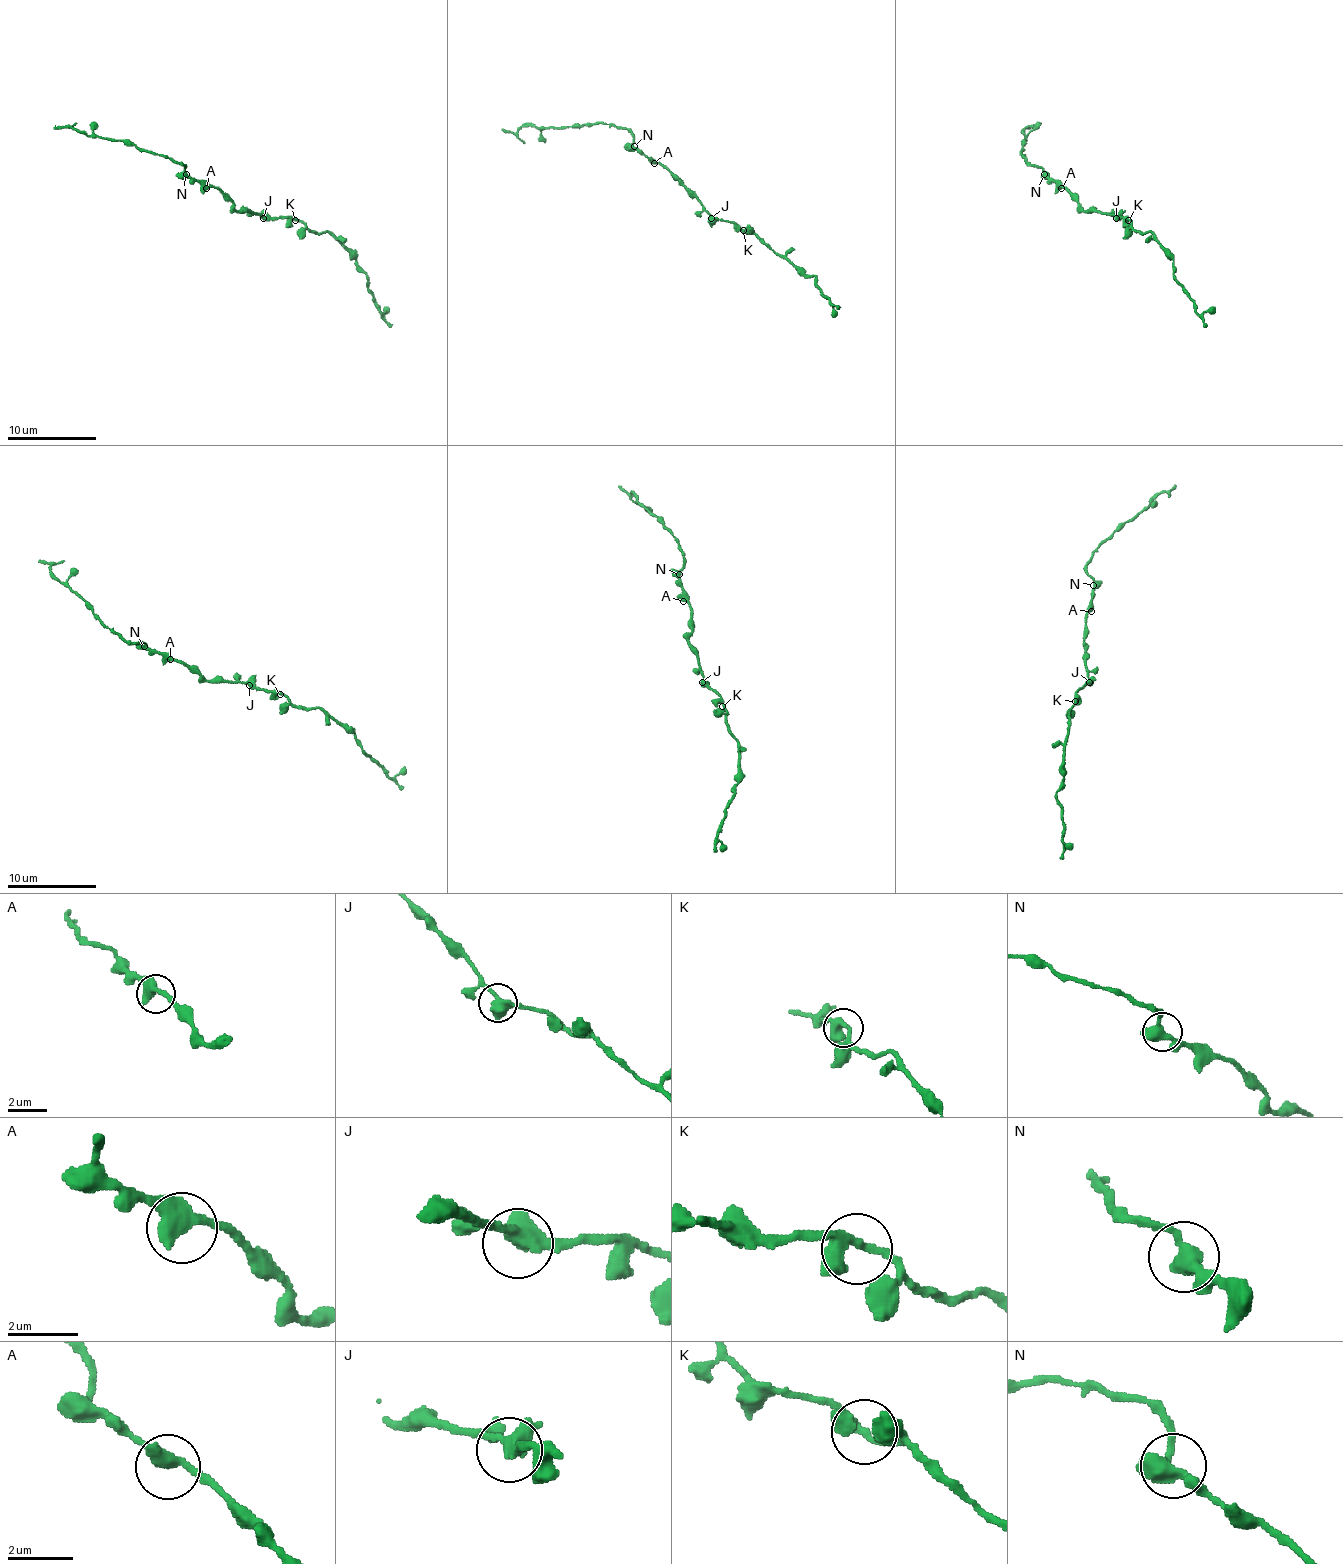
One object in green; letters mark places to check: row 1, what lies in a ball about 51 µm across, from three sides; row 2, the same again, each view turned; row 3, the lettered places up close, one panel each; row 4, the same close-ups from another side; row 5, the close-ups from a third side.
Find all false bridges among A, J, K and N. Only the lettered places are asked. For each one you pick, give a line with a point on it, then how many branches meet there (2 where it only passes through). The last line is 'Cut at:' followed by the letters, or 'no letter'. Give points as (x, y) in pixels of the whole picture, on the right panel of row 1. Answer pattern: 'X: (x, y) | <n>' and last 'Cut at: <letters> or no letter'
Cut at: no letter

